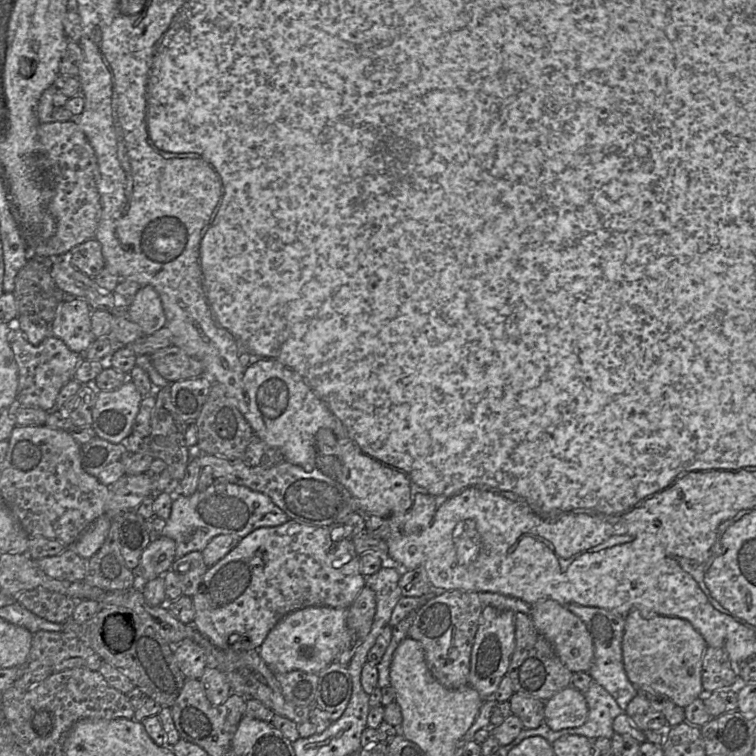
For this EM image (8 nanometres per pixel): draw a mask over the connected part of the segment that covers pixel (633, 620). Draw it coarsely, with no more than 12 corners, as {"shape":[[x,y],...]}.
{"shape":[[632,609],[622,655],[638,689],[686,707],[707,646],[685,619]]}

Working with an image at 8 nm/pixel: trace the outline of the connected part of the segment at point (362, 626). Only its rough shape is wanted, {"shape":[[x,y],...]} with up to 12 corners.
{"shape":[[365,585],[348,607],[334,662],[348,666],[370,632],[375,593]]}

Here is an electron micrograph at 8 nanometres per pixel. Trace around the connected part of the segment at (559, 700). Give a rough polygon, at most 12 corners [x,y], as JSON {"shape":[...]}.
{"shape":[[568,686],[544,704],[553,731],[582,726],[584,694]]}

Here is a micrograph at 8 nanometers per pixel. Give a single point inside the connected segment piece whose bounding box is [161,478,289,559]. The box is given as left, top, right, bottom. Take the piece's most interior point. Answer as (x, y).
(224, 507)

